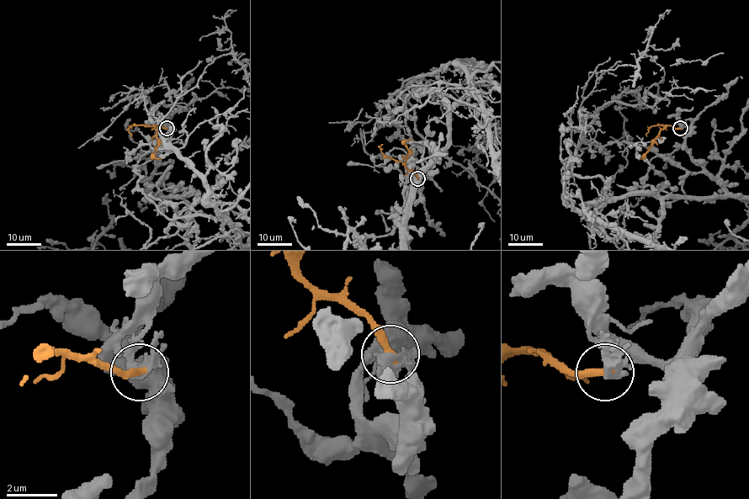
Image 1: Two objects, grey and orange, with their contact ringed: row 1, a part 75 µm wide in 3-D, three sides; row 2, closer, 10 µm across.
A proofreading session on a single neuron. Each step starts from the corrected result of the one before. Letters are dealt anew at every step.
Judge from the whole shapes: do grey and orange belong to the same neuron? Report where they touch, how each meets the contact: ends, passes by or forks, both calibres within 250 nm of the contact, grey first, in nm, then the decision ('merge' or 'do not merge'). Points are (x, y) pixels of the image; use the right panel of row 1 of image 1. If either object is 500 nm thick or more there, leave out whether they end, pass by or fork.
(680, 128) | grey forks | orange ends | 300/320 nm | do not merge

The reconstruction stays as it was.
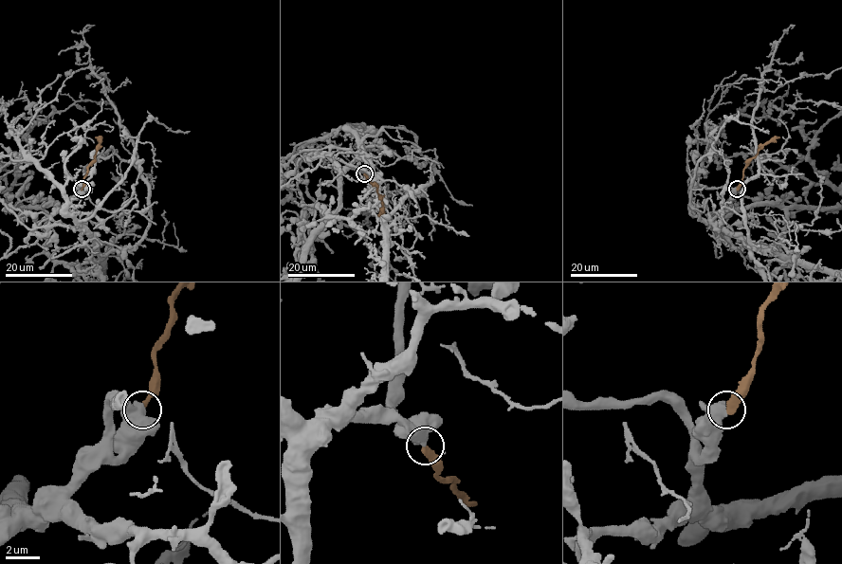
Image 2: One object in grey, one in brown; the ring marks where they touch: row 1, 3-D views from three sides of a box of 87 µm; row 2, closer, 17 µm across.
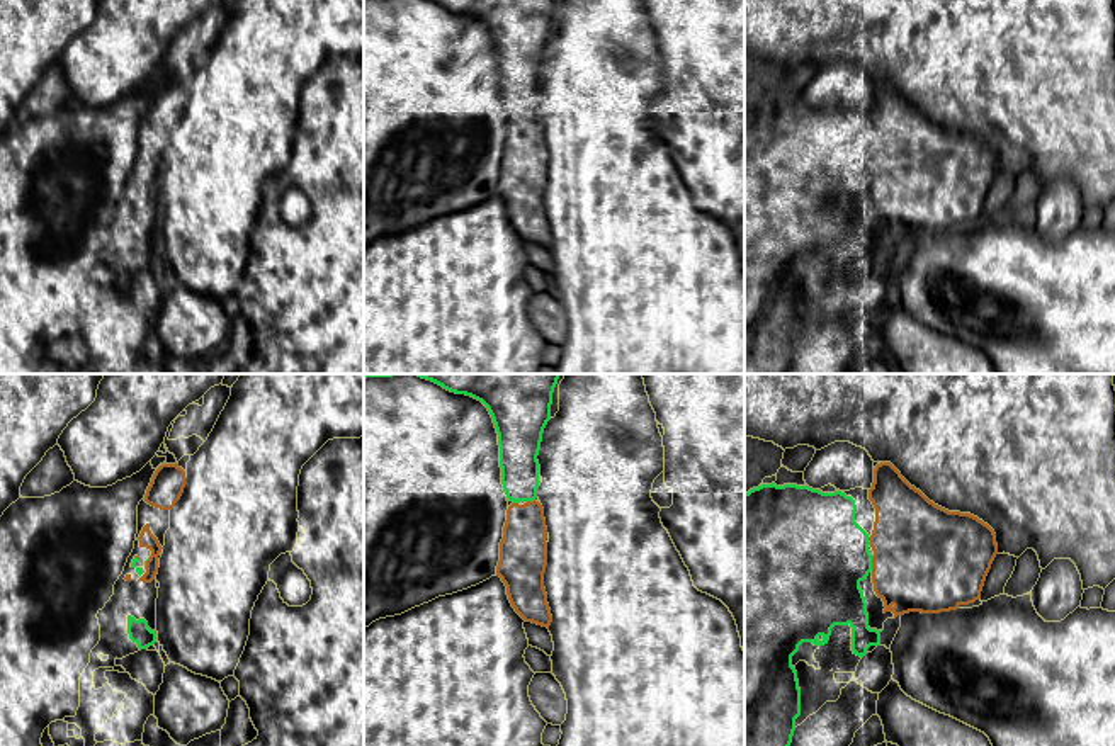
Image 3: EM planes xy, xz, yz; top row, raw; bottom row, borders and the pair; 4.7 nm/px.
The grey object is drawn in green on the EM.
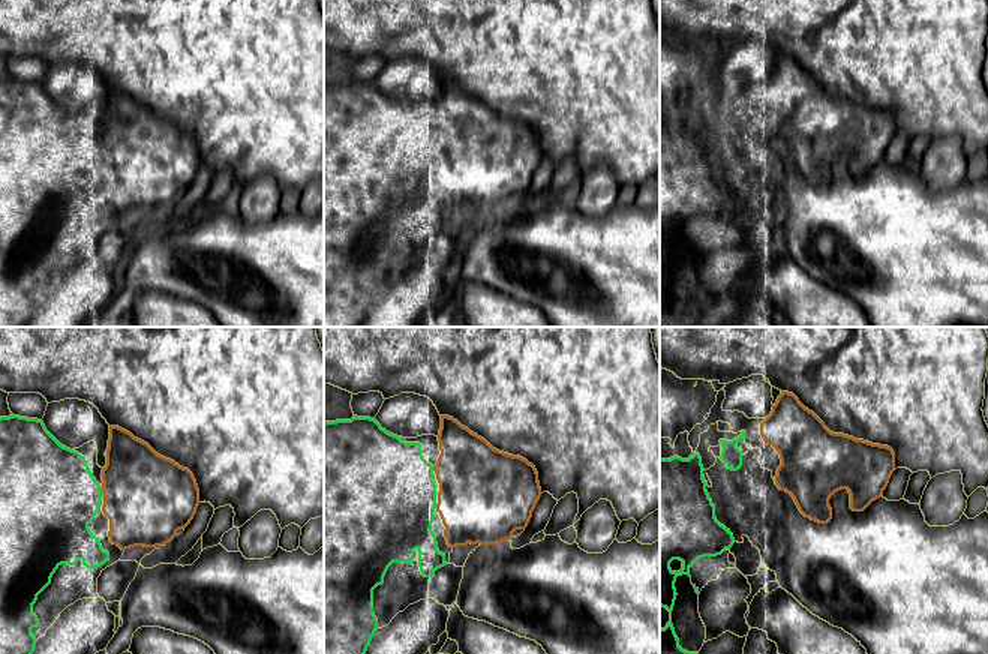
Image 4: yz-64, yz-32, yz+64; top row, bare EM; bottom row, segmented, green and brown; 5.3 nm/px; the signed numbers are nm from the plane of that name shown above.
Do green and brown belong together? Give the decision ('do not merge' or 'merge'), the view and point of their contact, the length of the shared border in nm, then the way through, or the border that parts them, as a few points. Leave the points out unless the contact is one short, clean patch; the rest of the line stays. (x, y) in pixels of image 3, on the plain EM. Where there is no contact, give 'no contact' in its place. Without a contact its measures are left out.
merge; meets green in yz at (871, 182); contact 70 nm long

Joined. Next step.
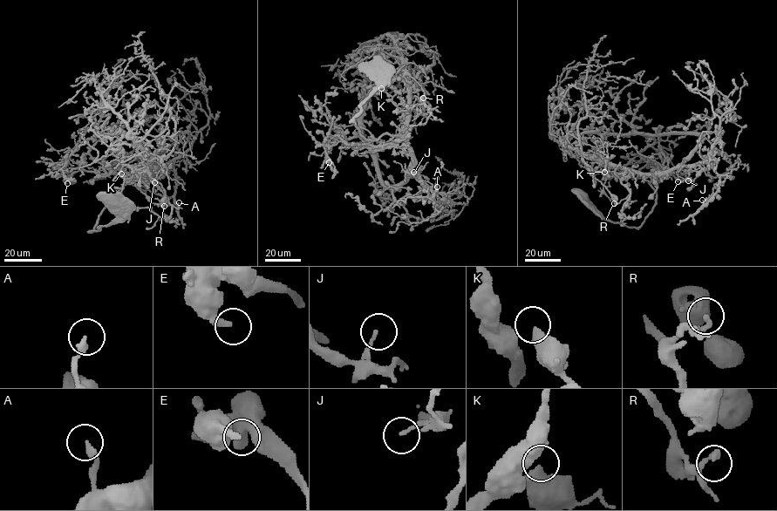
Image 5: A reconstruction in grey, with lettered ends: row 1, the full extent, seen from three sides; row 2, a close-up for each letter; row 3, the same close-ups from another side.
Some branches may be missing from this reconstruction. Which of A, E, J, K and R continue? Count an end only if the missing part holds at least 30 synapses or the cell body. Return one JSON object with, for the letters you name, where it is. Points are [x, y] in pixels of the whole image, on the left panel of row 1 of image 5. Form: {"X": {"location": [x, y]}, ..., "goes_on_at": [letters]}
{"goes_on_at": []}

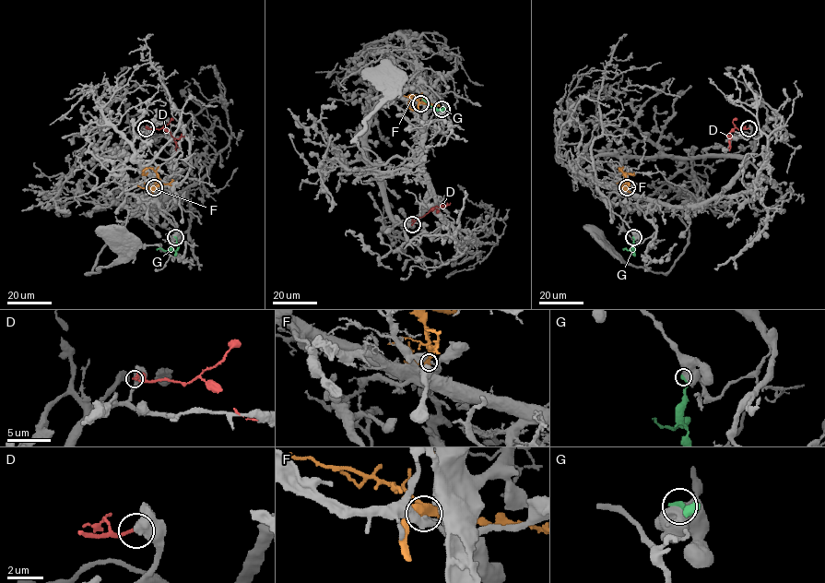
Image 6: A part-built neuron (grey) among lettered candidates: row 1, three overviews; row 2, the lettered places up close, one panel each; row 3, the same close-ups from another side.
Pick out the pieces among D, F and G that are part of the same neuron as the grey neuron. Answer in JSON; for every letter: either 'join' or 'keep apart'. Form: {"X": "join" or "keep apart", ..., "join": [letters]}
{"D": "keep apart", "F": "join", "G": "keep apart", "join": ["F"]}

